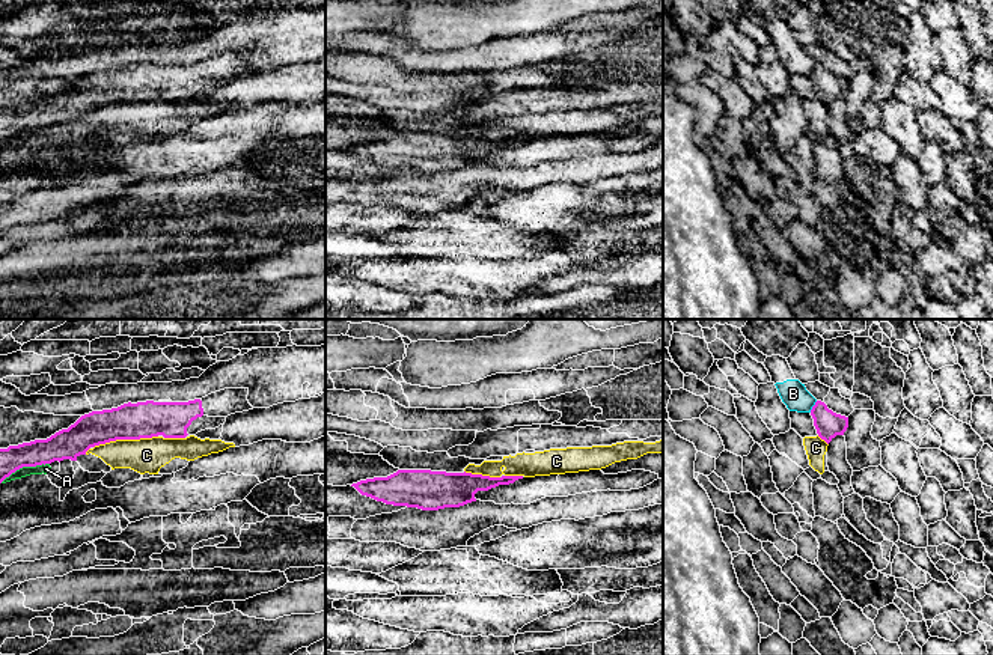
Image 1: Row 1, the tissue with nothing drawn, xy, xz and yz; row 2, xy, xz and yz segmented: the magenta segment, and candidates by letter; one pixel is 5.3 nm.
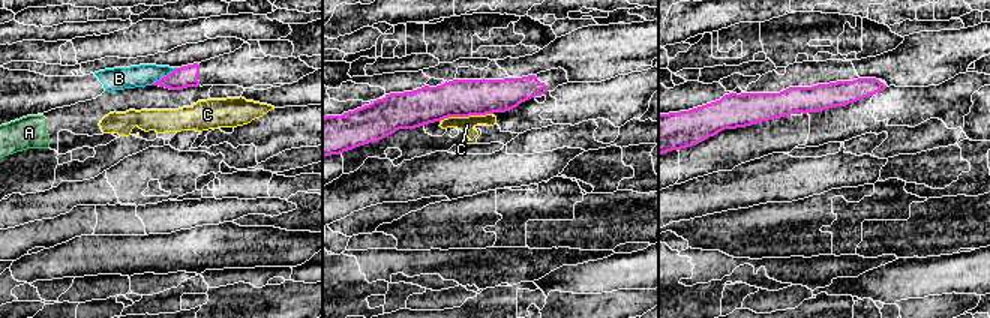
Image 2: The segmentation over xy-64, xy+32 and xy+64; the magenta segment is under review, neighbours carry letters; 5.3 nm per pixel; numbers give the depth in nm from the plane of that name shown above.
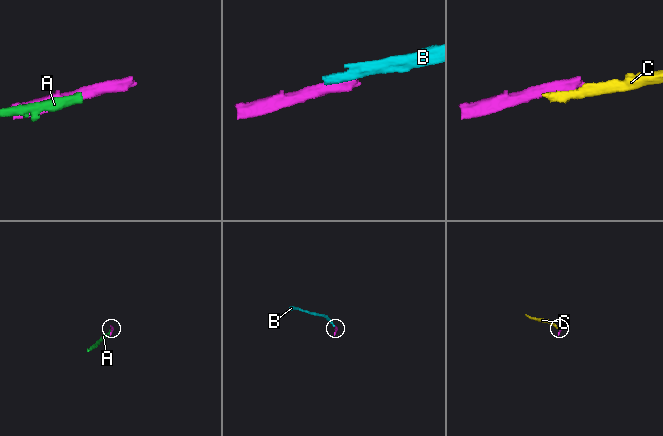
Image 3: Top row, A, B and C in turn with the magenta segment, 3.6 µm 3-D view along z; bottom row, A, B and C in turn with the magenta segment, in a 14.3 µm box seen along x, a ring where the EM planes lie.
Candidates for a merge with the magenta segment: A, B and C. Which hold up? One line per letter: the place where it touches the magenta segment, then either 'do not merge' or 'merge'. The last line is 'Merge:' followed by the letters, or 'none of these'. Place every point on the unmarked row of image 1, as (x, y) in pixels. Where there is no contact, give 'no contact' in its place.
A: contact xy (24, 128); do not merge
B: contact yz (812, 70); do not merge
C: contact xy (125, 101); do not merge
Merge: none of these

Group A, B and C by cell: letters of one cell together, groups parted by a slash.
A C / B

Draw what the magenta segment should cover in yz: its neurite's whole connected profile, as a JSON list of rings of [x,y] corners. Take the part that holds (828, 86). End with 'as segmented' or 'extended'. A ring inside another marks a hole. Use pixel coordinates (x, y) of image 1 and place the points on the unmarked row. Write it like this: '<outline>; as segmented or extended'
[[[817,63],[811,72],[814,89],[821,102],[827,107],[836,99],[844,98],[848,90],[848,80],[833,75],[821,63]]]; as segmented

